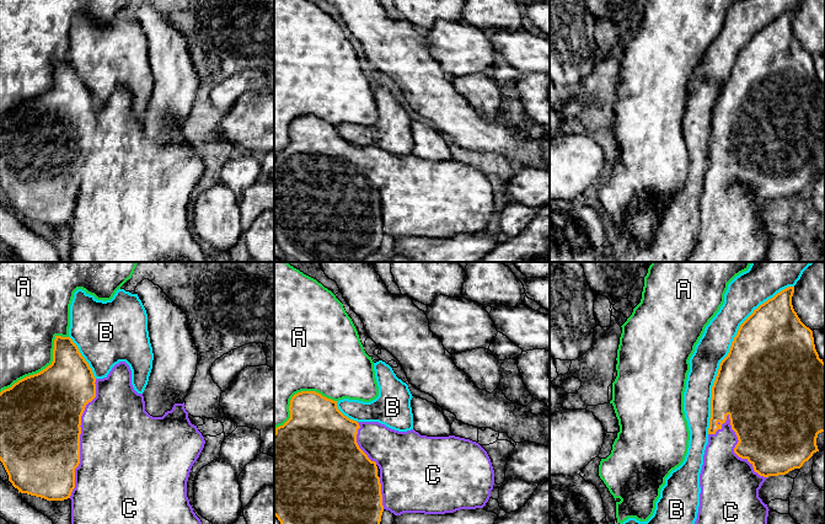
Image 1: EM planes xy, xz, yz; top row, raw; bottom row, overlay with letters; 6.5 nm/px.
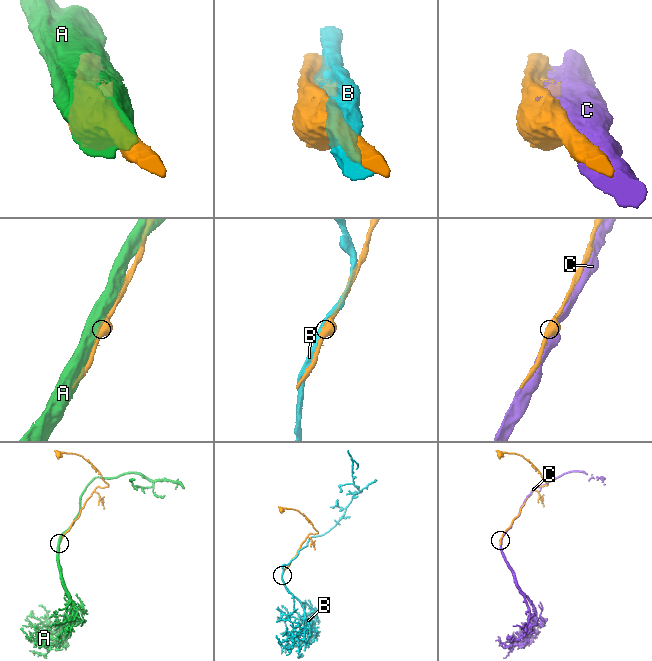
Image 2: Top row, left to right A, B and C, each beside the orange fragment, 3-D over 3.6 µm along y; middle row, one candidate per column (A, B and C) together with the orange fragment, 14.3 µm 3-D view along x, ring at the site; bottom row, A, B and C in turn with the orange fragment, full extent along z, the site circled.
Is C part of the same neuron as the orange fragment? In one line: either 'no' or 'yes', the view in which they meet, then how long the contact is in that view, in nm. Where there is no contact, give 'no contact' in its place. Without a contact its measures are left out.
yes | xy | 800 nm

